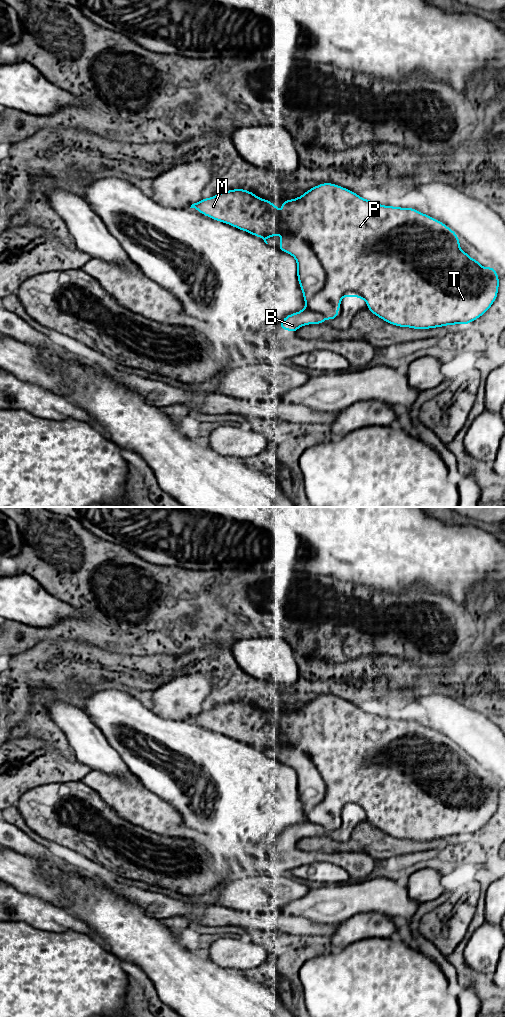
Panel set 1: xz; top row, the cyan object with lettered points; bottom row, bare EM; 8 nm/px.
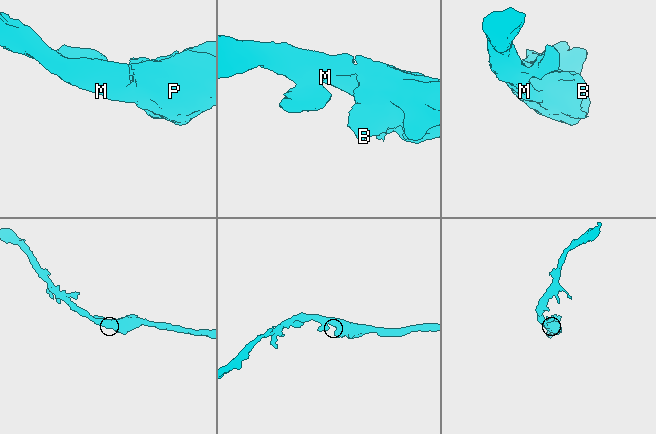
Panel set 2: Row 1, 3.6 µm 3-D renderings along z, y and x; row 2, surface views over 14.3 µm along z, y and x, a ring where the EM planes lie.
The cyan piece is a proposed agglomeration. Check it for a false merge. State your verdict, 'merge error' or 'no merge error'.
merge error

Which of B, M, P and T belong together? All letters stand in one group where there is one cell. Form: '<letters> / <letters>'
B / M P T

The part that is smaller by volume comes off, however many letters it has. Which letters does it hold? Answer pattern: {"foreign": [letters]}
{"foreign": ["B"]}

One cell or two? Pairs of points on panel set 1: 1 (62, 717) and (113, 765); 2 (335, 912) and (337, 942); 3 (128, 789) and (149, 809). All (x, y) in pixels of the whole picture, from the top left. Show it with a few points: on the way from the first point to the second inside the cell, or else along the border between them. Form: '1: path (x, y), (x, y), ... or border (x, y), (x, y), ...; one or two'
1: path (75, 727), (100, 752); one
2: border (359, 912), (338, 924); two
3: path (133, 794), (144, 805); one

